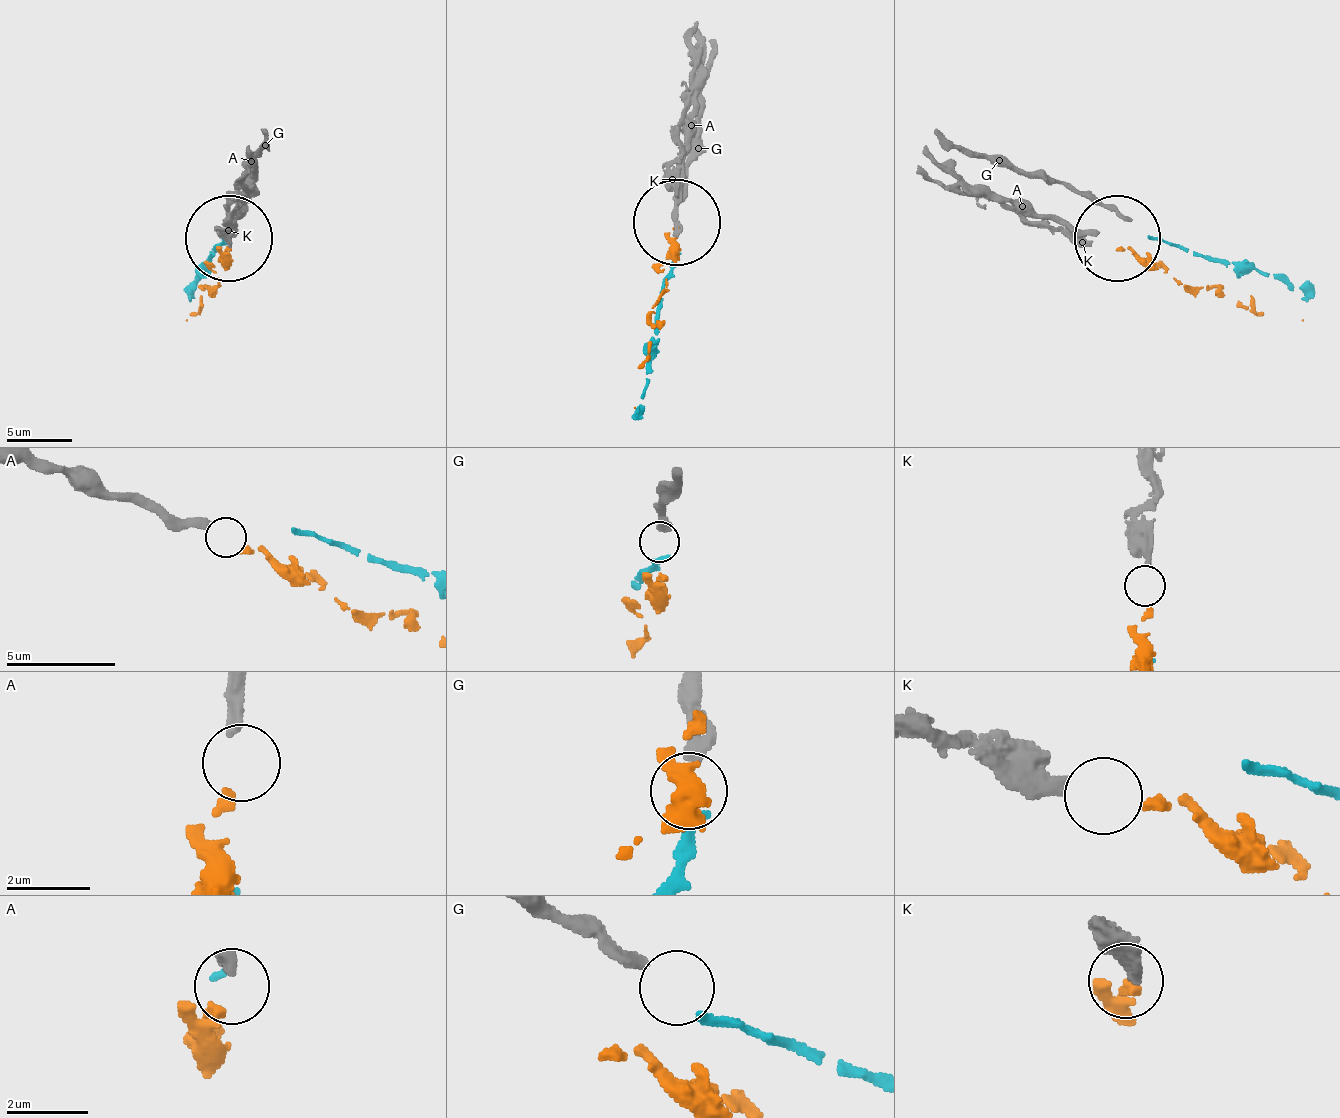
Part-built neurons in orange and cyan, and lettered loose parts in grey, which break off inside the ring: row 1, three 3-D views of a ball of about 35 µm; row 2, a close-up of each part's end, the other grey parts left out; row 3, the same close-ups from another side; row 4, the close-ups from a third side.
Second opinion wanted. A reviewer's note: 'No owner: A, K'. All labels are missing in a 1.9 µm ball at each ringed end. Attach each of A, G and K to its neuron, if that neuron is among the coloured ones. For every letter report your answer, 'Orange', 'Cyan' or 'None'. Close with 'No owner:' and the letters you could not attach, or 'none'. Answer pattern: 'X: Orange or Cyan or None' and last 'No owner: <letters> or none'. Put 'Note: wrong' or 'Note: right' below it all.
A: None
G: None
K: Orange
No owner: A, G
Note: wrong

